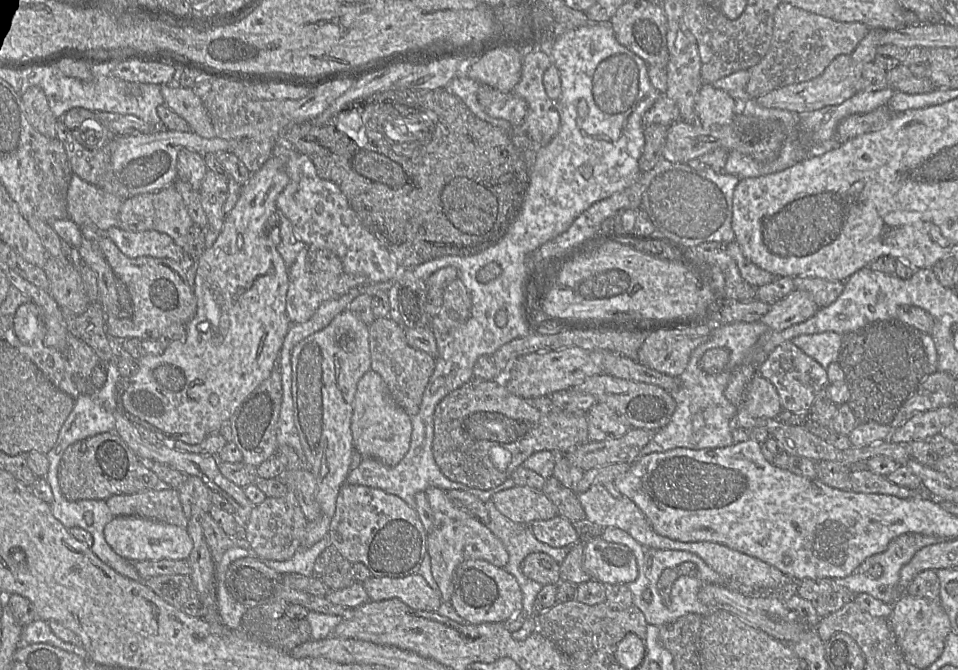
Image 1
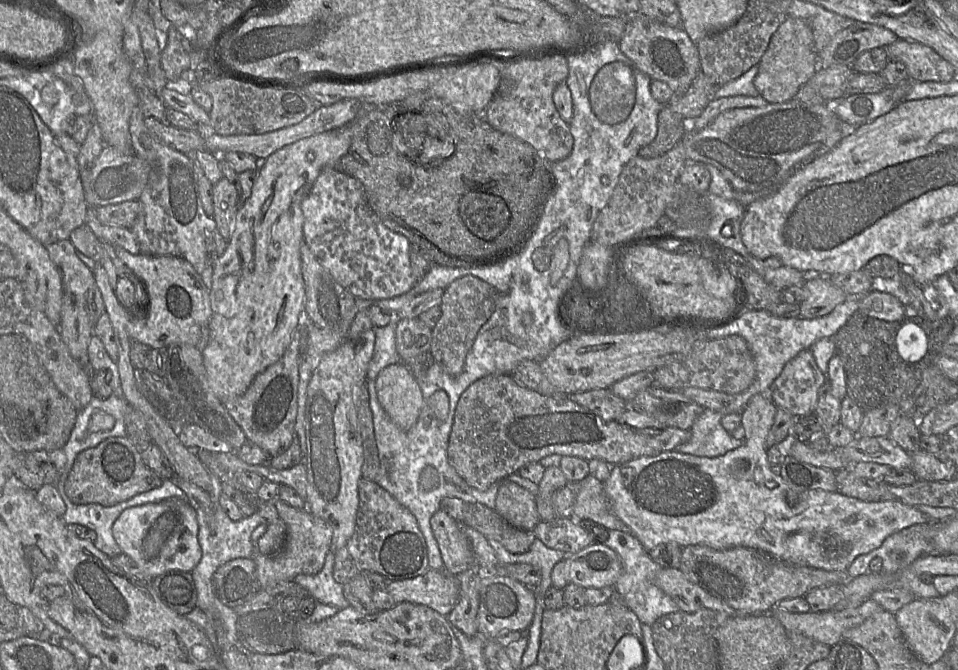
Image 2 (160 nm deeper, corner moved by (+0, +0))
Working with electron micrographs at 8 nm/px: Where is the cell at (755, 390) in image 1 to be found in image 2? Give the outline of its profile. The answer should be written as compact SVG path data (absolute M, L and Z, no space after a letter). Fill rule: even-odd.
M768 393L751 397L741 412L741 425L745 430L743 444L722 456L710 458L666 451L612 465L610 475L604 481L604 490L613 512L648 552L666 543L675 543L682 548L702 545L718 550L749 547L767 552L788 564L826 571L845 571L856 557L879 548L888 536L915 524L931 522L917 507L898 501L865 502L838 491L793 491L780 475L771 471L767 458L766 437L776 411L777 406ZM736 460L746 462L746 471L742 476L732 474L732 465Z

